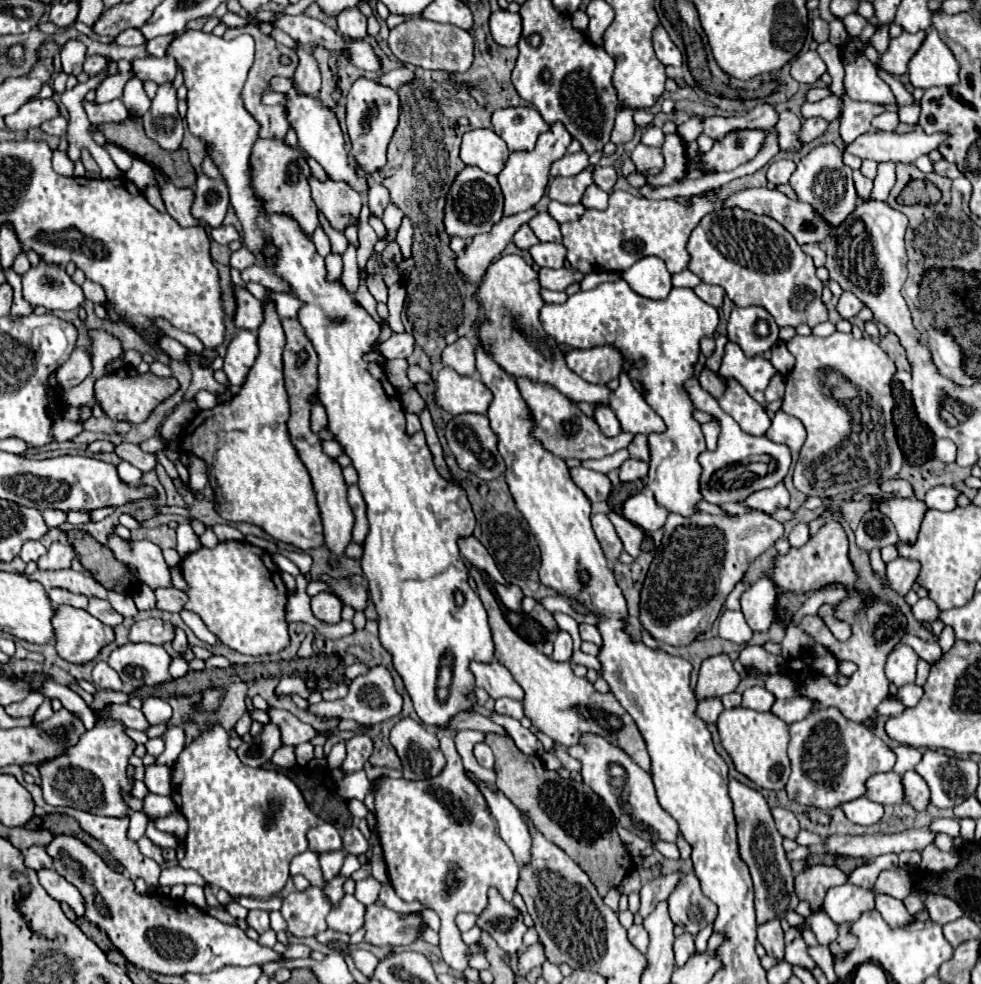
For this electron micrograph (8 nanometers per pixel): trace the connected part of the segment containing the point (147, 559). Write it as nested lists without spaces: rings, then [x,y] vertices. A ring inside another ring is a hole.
[[[110,535],[108,549],[112,549],[116,559],[120,559],[128,567],[132,567],[138,573],[140,581],[150,585],[152,589],[172,587],[170,567],[166,565],[160,547],[156,547],[154,543],[150,543],[150,541],[124,541],[118,535]]]

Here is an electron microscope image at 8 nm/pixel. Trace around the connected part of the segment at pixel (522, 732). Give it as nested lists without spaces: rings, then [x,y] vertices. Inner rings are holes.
[[[492,713],[492,721],[502,725],[510,737],[514,739],[514,743],[518,745],[518,749],[526,755],[542,755],[544,753],[544,747],[540,743],[540,739],[530,731],[530,729],[524,729],[520,725],[520,721],[508,717],[508,715],[498,715],[498,713]]]

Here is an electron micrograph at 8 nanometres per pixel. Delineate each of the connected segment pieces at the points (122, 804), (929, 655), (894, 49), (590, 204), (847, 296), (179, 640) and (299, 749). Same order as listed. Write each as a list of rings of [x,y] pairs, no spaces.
[[[104,689],[98,691],[94,695],[94,717],[96,717],[96,725],[86,731],[76,747],[70,747],[66,755],[56,757],[52,761],[46,761],[42,765],[38,765],[40,775],[42,775],[42,791],[44,791],[44,801],[48,805],[66,805],[66,807],[74,807],[80,811],[92,811],[92,815],[104,815],[104,817],[128,817],[128,803],[124,801],[124,793],[132,791],[132,777],[128,775],[128,759],[134,755],[136,743],[126,735],[126,727],[110,717],[102,717],[102,711],[108,705],[116,705],[116,703],[126,703],[128,701],[128,693],[118,693],[112,689]]]
[[[906,633],[902,637],[902,643],[908,643],[916,652],[916,655],[930,663],[930,665],[933,665],[942,657],[942,649],[940,649],[938,642],[927,643],[922,639],[918,639],[918,637],[914,637],[914,635],[910,635],[910,633]]]
[[[904,31],[900,37],[892,39],[888,45],[888,51],[880,57],[882,69],[886,69],[892,75],[906,73],[908,61],[924,43],[924,35],[926,35],[926,31],[918,31],[918,33],[906,33]]]
[[[590,185],[582,197],[582,205],[586,209],[598,209],[598,211],[604,211],[608,207],[608,193],[602,191],[598,185]]]
[[[842,293],[842,297],[838,299],[836,311],[840,313],[842,319],[852,319],[864,305],[860,303],[860,299],[856,299],[852,293]]]
[[[176,627],[176,637],[174,637],[174,641],[172,641],[172,647],[174,647],[174,651],[176,651],[176,657],[182,657],[182,659],[184,659],[184,653],[190,649],[184,631],[178,629],[178,627]]]
[[[310,742],[295,747],[296,762],[300,766],[306,765],[314,758],[314,746]]]

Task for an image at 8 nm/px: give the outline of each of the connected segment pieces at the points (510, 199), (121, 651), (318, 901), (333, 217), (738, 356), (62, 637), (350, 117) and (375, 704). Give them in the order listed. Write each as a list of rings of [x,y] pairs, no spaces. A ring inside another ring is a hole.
[[[554,123],[548,133],[542,133],[538,137],[536,147],[532,151],[514,151],[510,153],[510,159],[506,161],[506,167],[498,175],[498,181],[500,181],[502,193],[504,193],[504,215],[522,213],[522,211],[534,207],[542,199],[542,195],[546,191],[546,183],[548,183],[550,165],[566,153],[566,147],[570,145],[570,141],[572,141],[572,137],[564,129],[564,125]]]
[[[128,643],[112,651],[108,665],[120,675],[128,689],[140,689],[144,685],[154,687],[170,681],[168,667],[172,657],[162,645]]]
[[[310,885],[304,891],[294,891],[284,899],[282,905],[282,917],[286,919],[286,929],[288,933],[292,933],[294,937],[316,937],[320,931],[326,931],[326,915],[332,909],[332,903],[328,901],[328,897],[324,895],[324,891],[320,887]]]
[[[310,177],[310,187],[314,203],[336,231],[344,231],[358,219],[362,199],[348,183],[332,179],[320,183],[316,177]]]
[[[736,343],[726,345],[720,375],[734,377],[756,401],[760,401],[760,395],[764,393],[764,389],[768,387],[770,379],[776,373],[778,371],[774,369],[774,365],[768,359],[764,359],[762,355],[750,357],[740,349],[740,345],[736,345]]]
[[[62,605],[52,623],[58,655],[76,665],[94,661],[100,649],[114,641],[114,629],[92,617],[86,609]]]
[[[360,77],[354,81],[346,97],[346,125],[352,141],[350,155],[364,177],[370,177],[374,171],[386,165],[386,149],[396,131],[398,115],[400,115],[400,99],[394,89],[384,87],[368,77]]]
[[[378,665],[368,671],[368,675],[356,677],[348,689],[348,695],[338,701],[320,701],[318,705],[310,705],[308,709],[312,715],[318,717],[340,717],[340,719],[354,719],[364,725],[376,725],[390,717],[396,717],[402,711],[402,695],[394,687],[394,679],[386,667]]]

